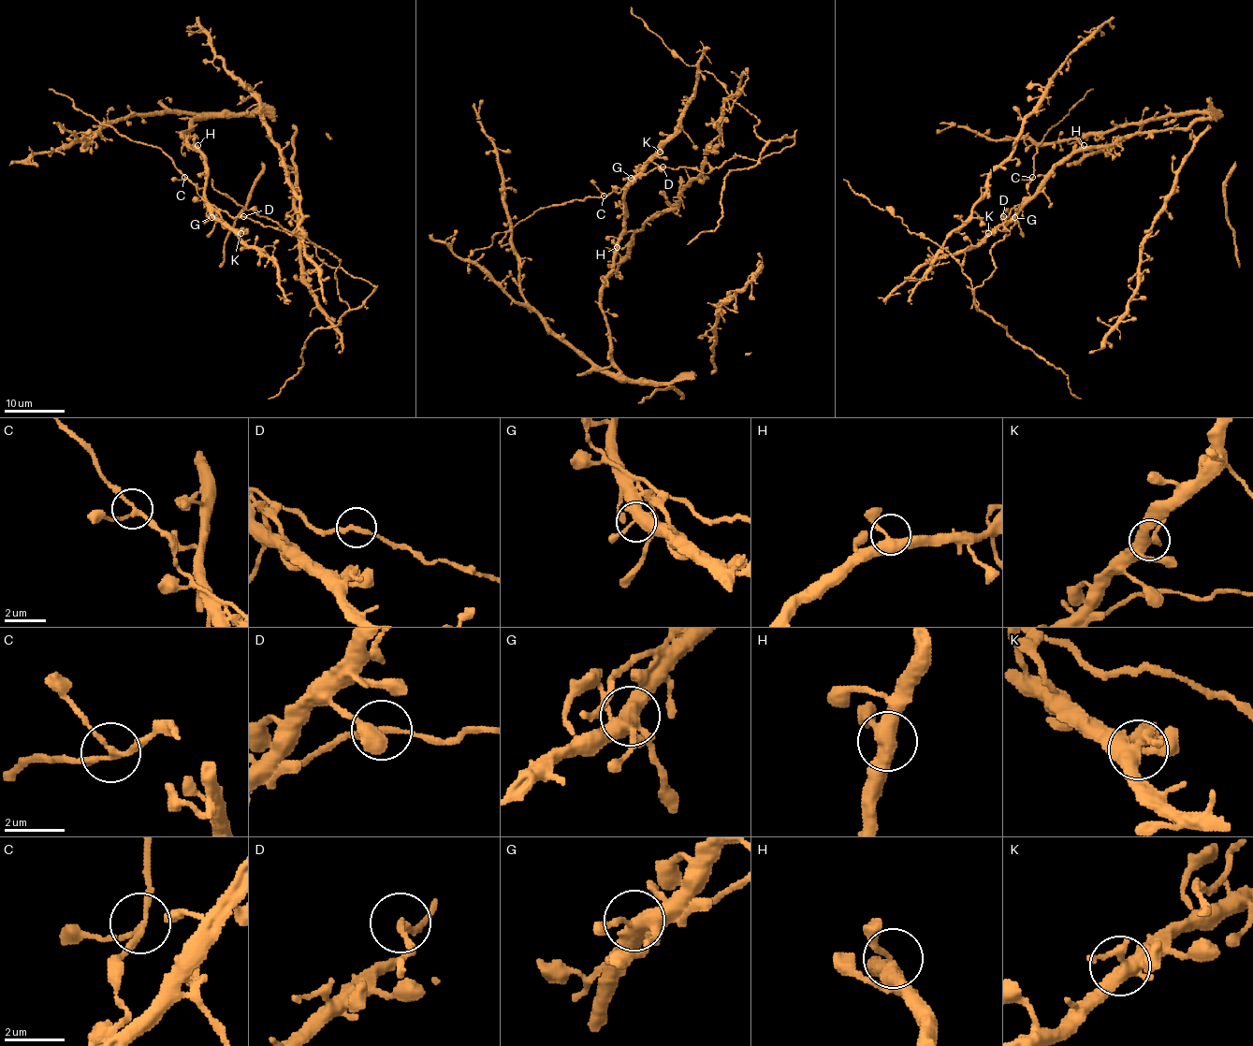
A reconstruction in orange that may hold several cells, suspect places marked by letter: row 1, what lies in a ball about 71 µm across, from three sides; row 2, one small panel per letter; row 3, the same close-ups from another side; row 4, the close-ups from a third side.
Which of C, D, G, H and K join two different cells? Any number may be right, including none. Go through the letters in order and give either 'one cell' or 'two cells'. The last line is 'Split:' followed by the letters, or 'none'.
C: one cell
D: one cell
G: one cell
H: one cell
K: one cell
Split: none

